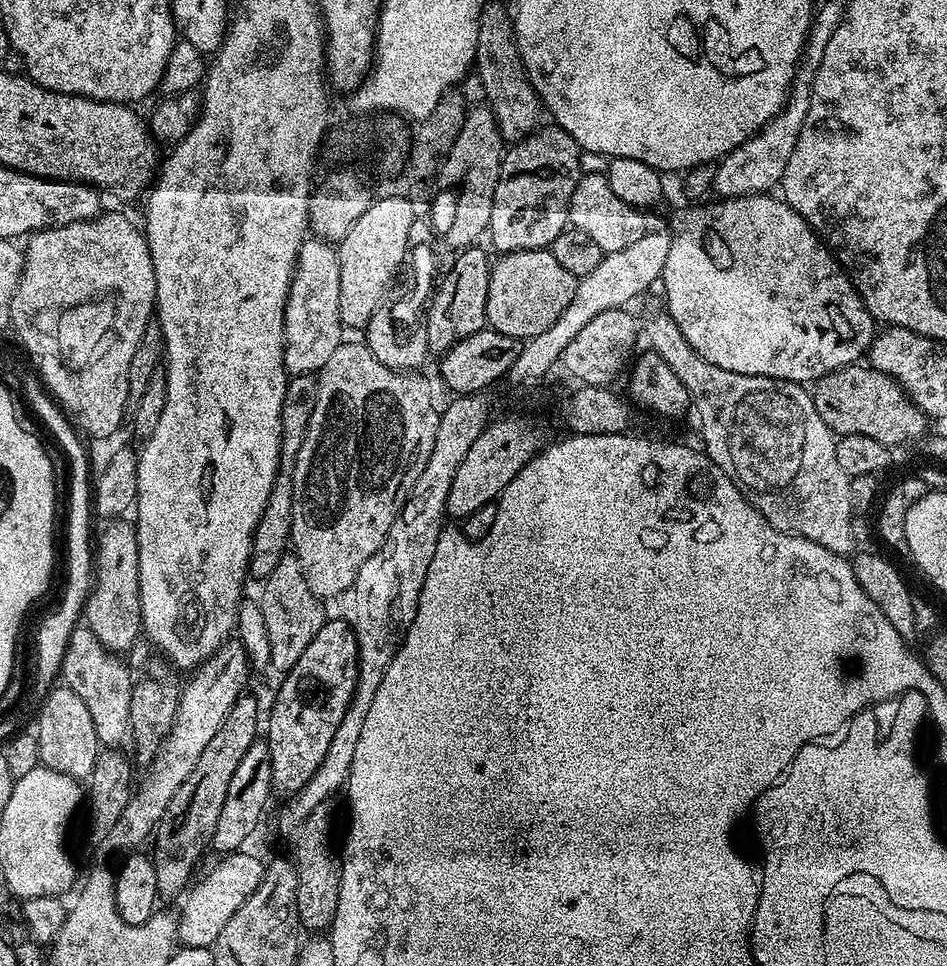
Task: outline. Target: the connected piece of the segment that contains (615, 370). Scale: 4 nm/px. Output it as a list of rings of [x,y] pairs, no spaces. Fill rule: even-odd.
[[[624,308],[606,310],[590,320],[582,331],[568,344],[562,360],[567,370],[583,385],[606,386],[625,371],[629,360],[633,357],[636,336],[638,340],[638,324]]]

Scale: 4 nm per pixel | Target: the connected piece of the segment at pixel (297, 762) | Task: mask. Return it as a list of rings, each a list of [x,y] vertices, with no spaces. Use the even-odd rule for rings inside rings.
[[[325,619],[322,630],[314,634],[314,642],[306,646],[302,658],[298,658],[298,662],[294,662],[292,669],[286,673],[277,701],[266,716],[266,739],[272,759],[272,787],[277,793],[285,792],[288,798],[295,797],[302,786],[314,778],[314,770],[322,766],[322,758],[326,758],[326,750],[338,731],[338,722],[342,722],[342,714],[346,714],[354,698],[357,682],[358,642],[355,627],[349,621],[347,624],[344,620]]]

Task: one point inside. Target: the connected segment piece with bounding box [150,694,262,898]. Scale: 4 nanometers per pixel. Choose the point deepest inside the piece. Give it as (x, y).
(185, 832)

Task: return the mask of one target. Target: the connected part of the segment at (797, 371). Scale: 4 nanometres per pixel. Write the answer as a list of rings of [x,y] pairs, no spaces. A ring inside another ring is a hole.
[[[772,194],[730,196],[713,199],[713,204],[700,202],[695,206],[688,206],[692,208],[686,209],[681,214],[676,229],[671,229],[670,232],[672,240],[662,275],[664,281],[662,296],[668,299],[666,311],[672,315],[674,322],[678,322],[678,330],[686,334],[686,342],[690,342],[690,346],[694,346],[694,350],[698,350],[698,354],[702,354],[706,362],[714,362],[714,366],[722,366],[722,370],[734,370],[734,374],[769,376],[807,385],[840,367],[857,363],[872,345],[874,321],[872,315],[866,310],[862,298],[856,293],[852,281],[848,279],[848,273],[840,267],[840,263],[836,261],[828,245],[812,231],[812,227],[789,204],[785,204],[783,199],[777,197],[775,200],[774,197],[775,195]]]

